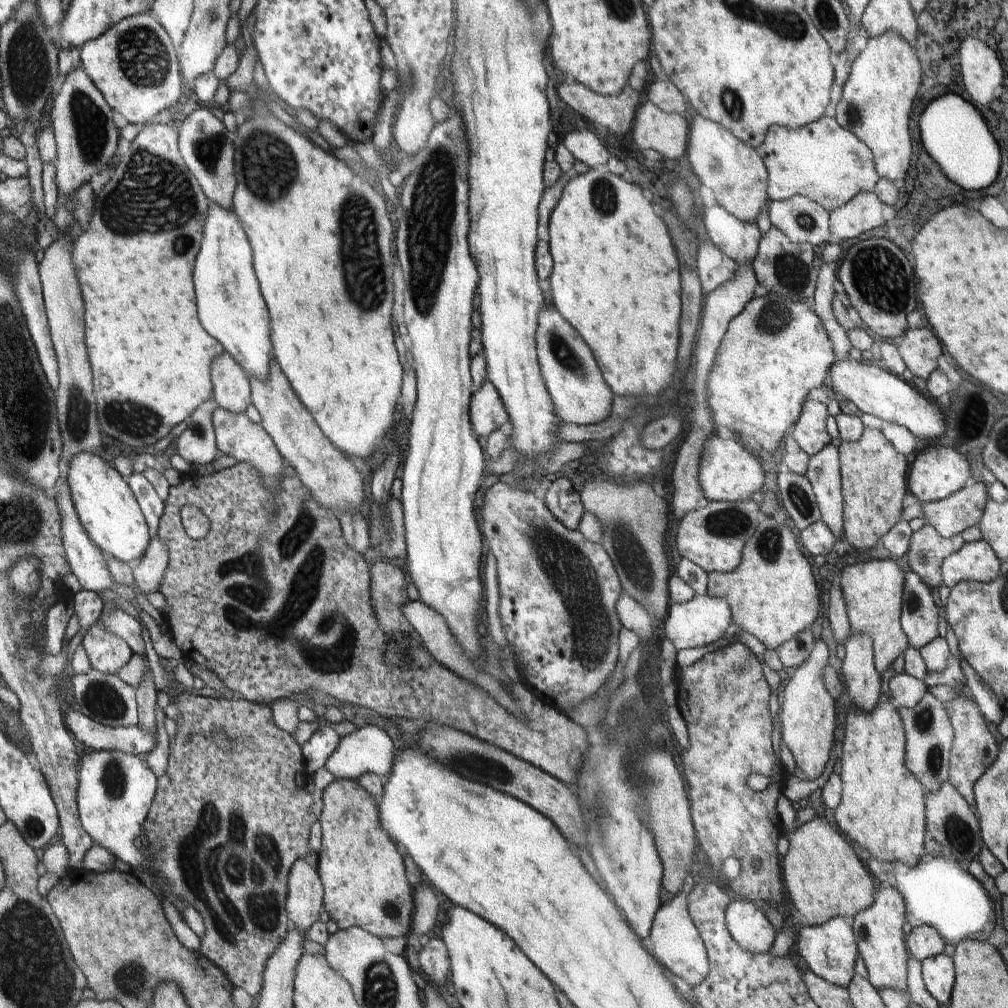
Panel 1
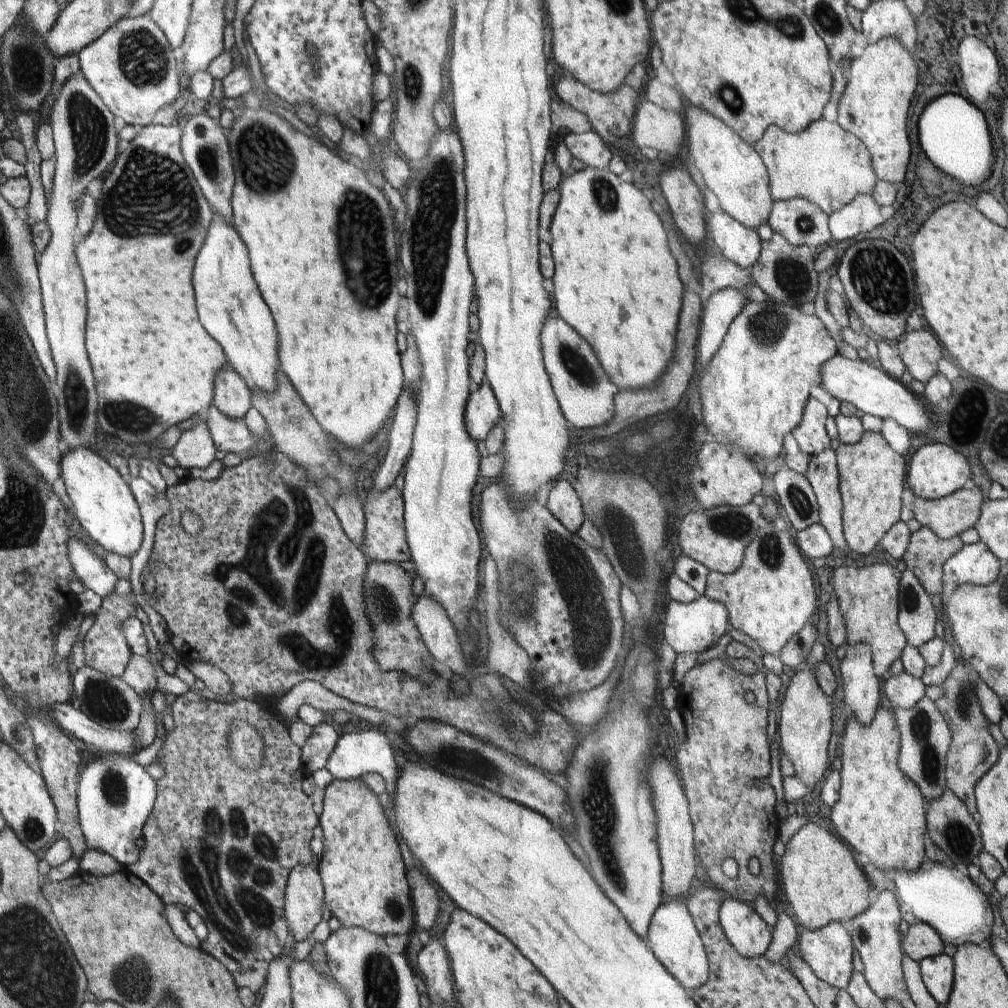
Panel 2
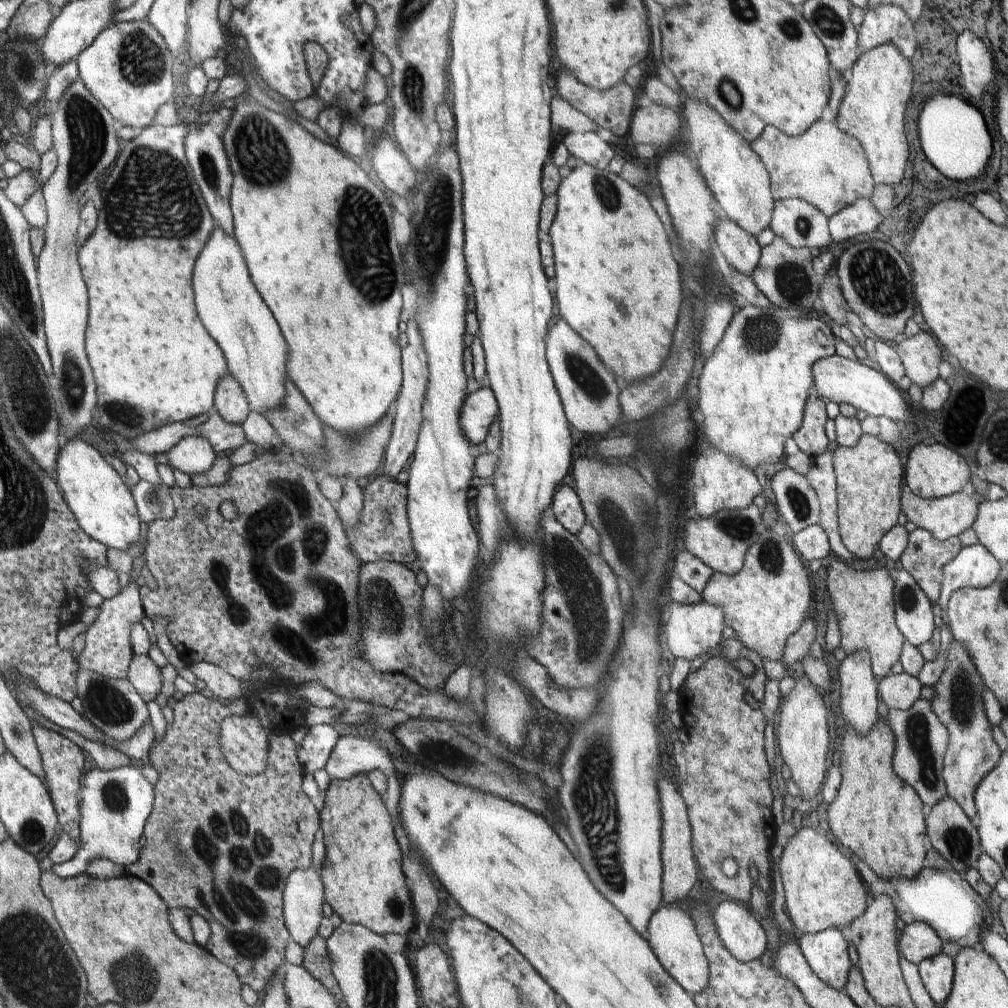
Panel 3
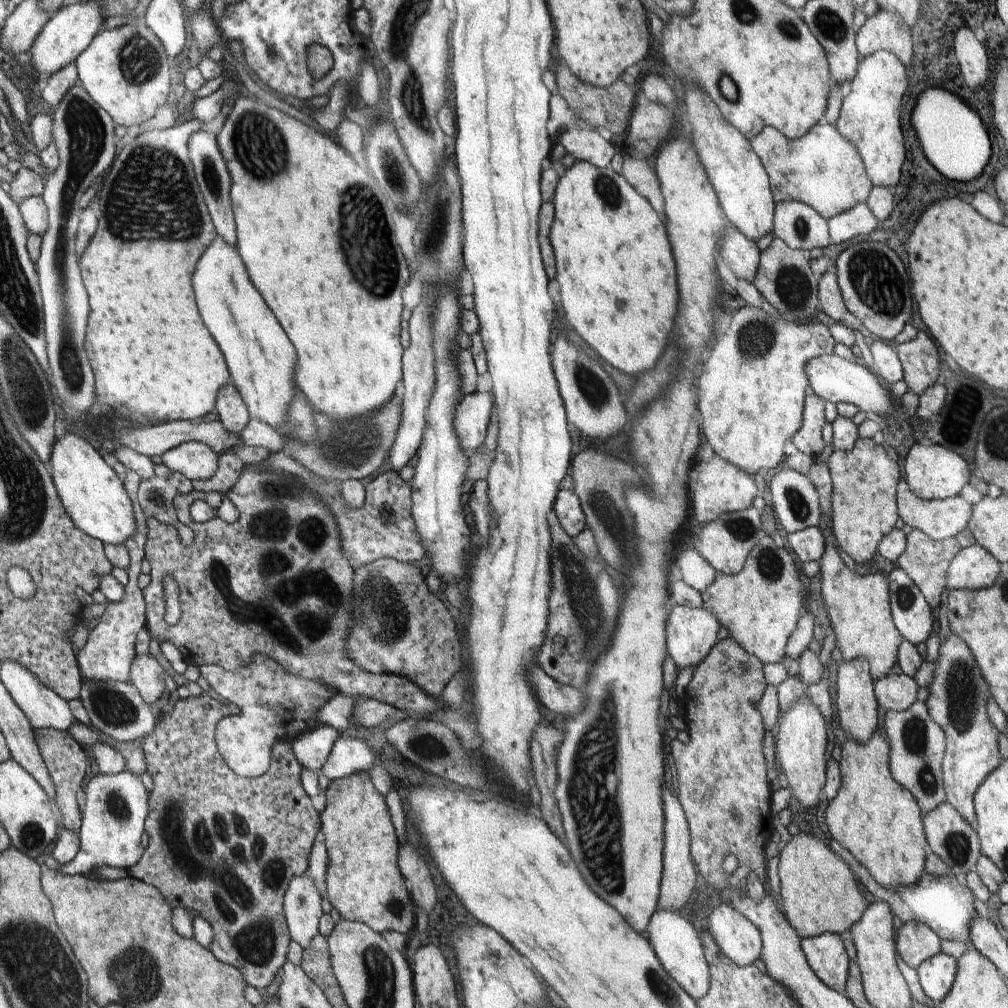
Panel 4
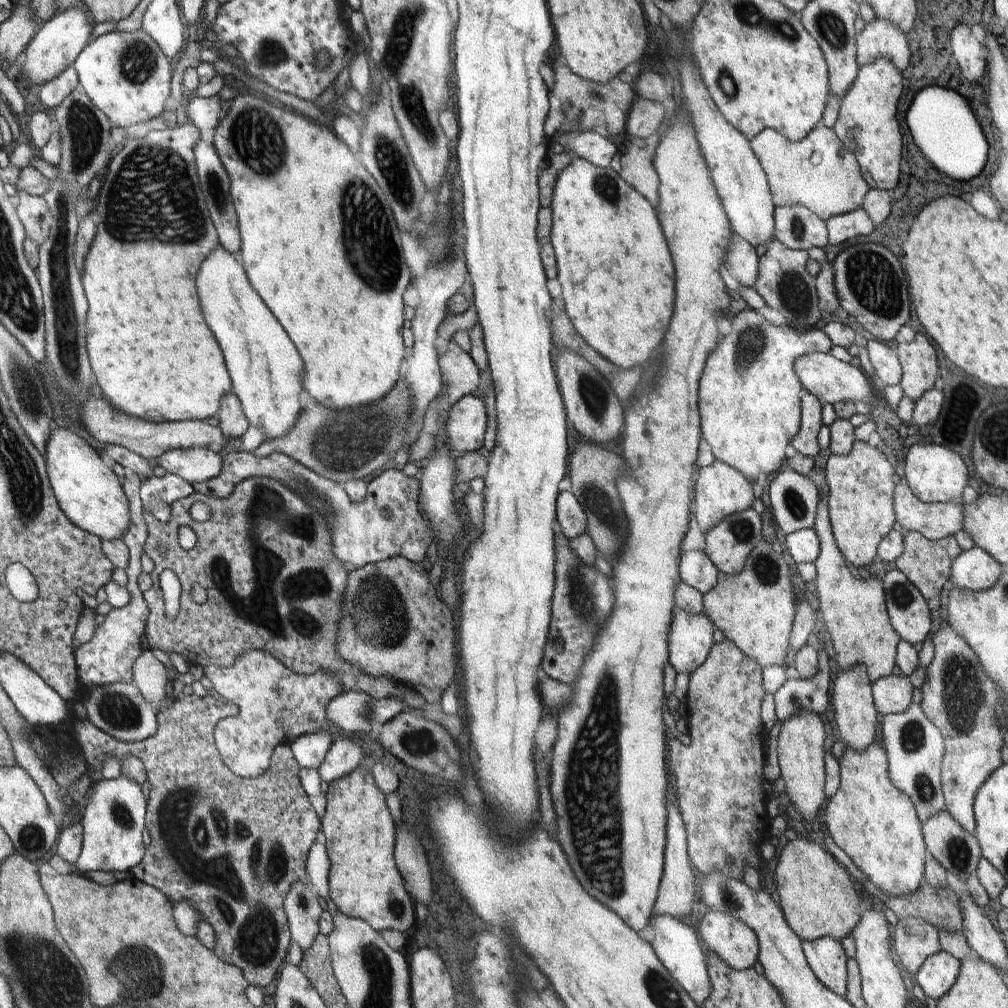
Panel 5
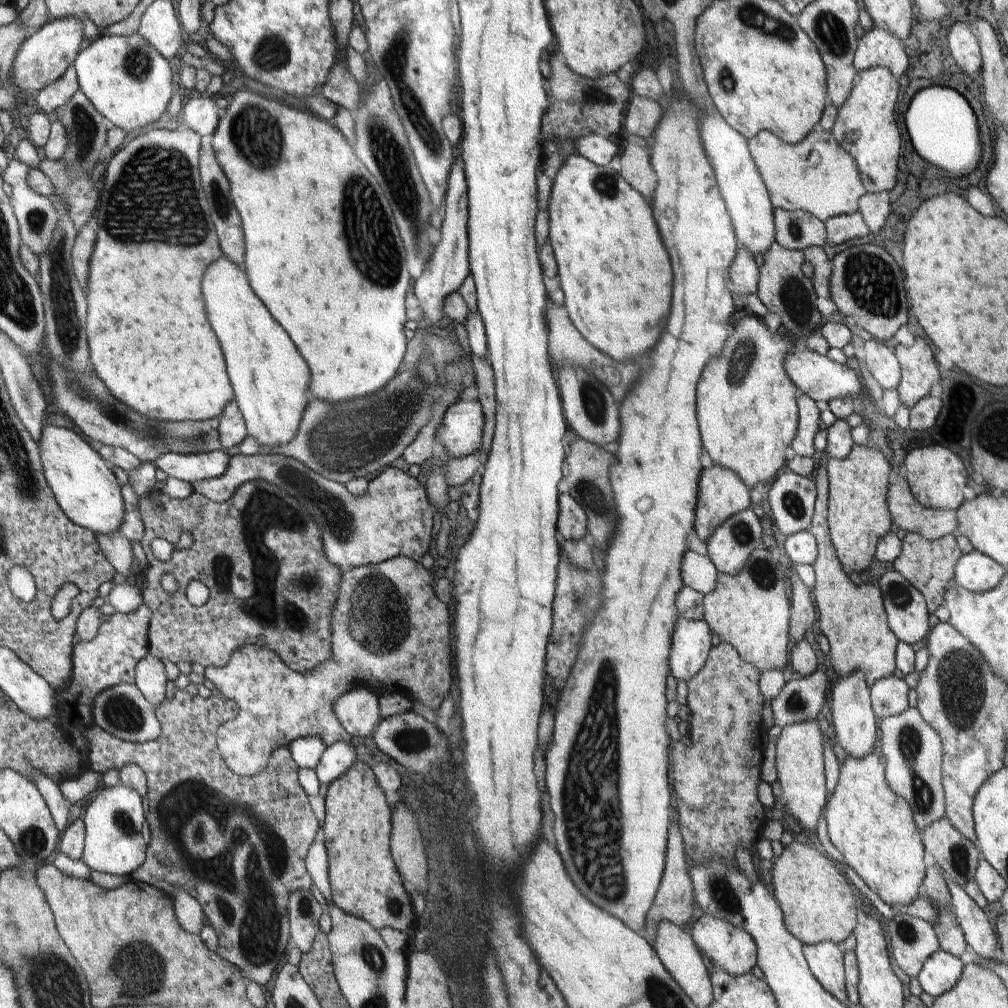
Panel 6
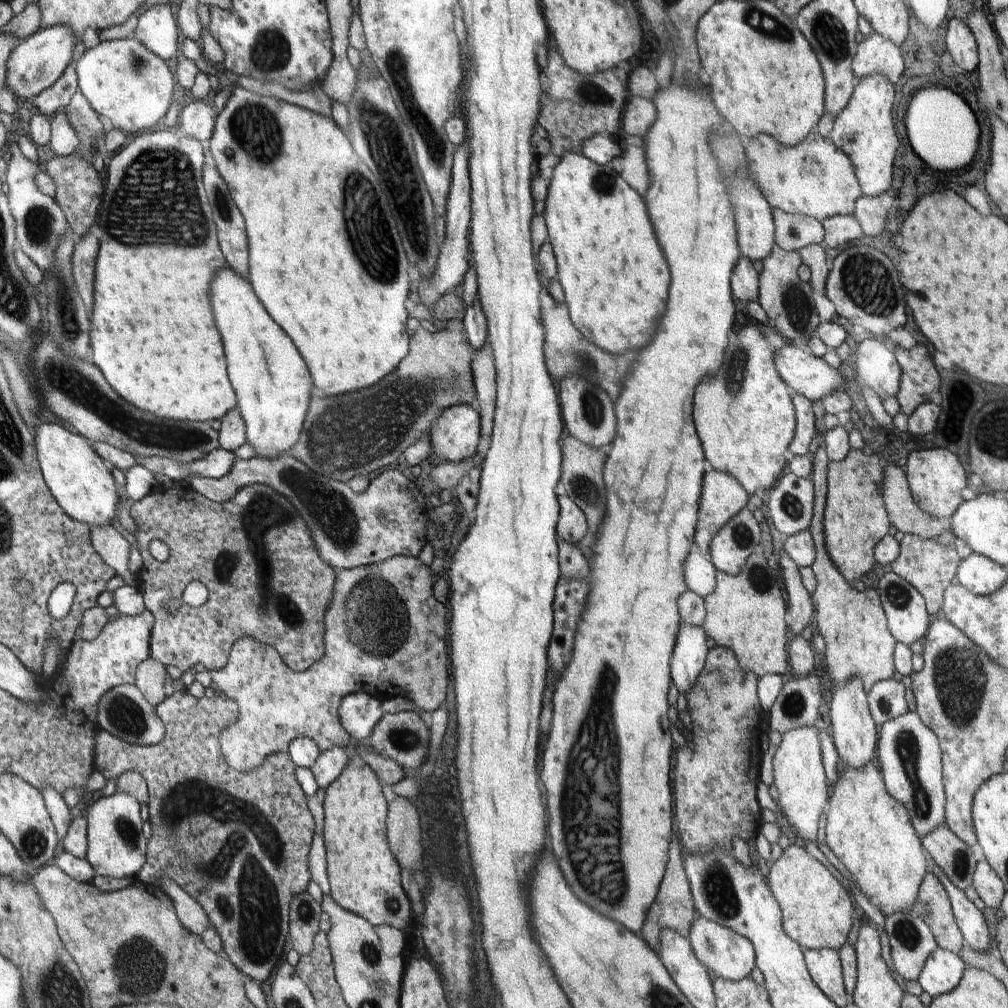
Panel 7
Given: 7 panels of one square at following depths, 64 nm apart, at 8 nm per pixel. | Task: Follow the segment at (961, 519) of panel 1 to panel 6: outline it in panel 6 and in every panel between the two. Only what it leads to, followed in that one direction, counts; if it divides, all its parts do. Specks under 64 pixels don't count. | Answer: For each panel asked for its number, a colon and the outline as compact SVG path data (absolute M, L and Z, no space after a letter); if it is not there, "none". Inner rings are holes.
2: M959 490L941 500L915 498L913 518L921 528L929 528L941 540L951 540L975 526L981 514L981 490Z
3: M901 486L901 512L905 514L907 522L915 524L919 530L927 530L935 540L943 542L949 538L957 538L961 532L971 528L975 516L977 516L977 506L979 506L979 496L971 494L967 496L965 492L945 496L939 500L925 500L919 496L913 496L905 486Z
4: M899 482L897 484L897 514L899 518L911 526L913 530L921 530L925 536L929 536L935 542L947 540L947 538L955 538L957 532L965 530L971 518L971 502L963 500L961 496L957 498L947 498L947 500L933 500L933 502L925 502L919 500L917 496L913 496L907 490L907 482Z
5: M895 480L893 512L901 528L919 532L927 540L937 542L963 530L963 504L923 504L911 494L905 480Z
6: M895 464L889 472L887 508L897 528L903 528L907 534L919 534L925 540L939 540L943 536L955 534L957 530L955 512L927 510L925 506L921 506L911 496L909 484L897 474Z

